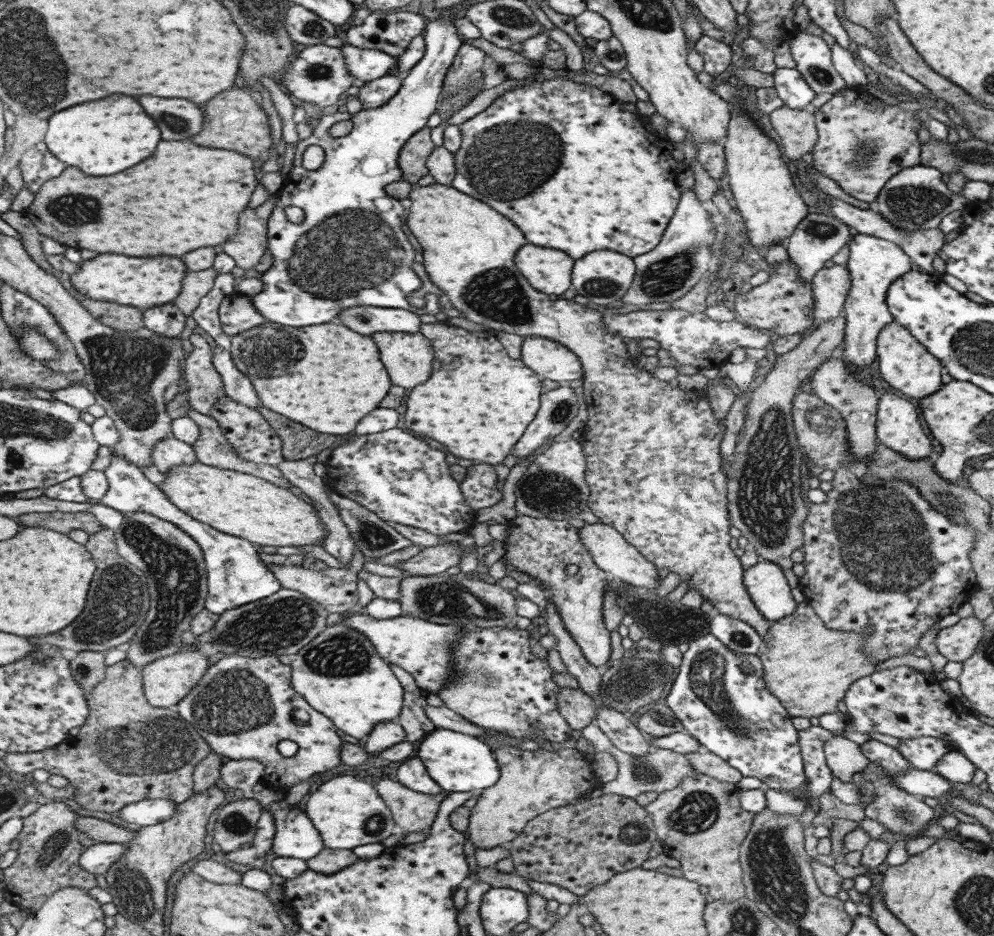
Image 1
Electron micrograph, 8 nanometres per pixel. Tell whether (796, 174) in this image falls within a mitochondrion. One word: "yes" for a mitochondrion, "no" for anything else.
no

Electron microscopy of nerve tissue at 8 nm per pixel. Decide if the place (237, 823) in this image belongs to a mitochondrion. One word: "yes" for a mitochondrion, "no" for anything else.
yes

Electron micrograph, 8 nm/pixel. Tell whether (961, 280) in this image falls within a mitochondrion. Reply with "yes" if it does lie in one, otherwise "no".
no

